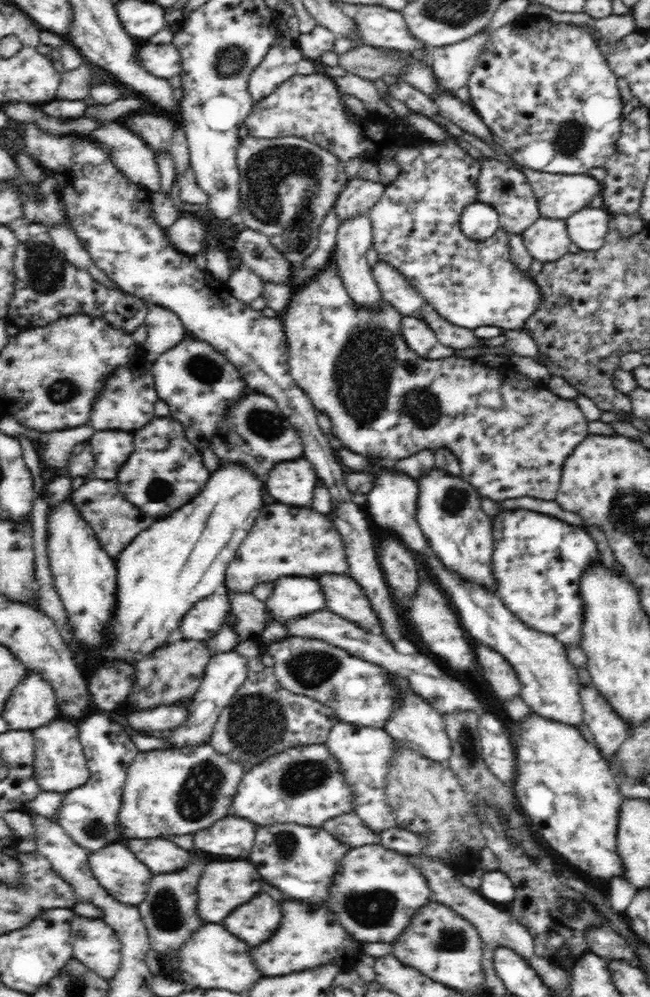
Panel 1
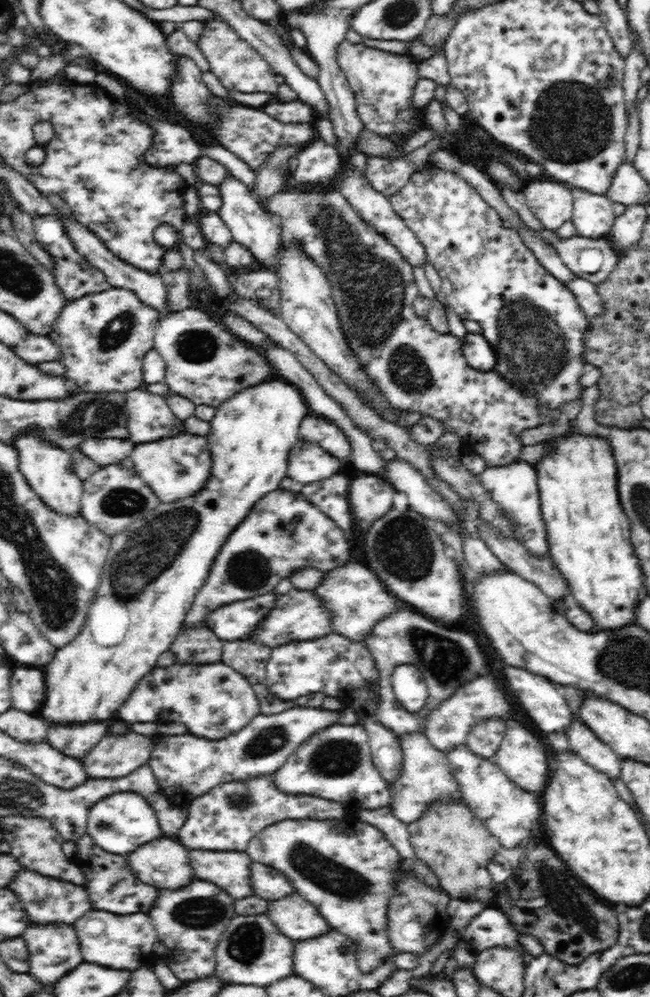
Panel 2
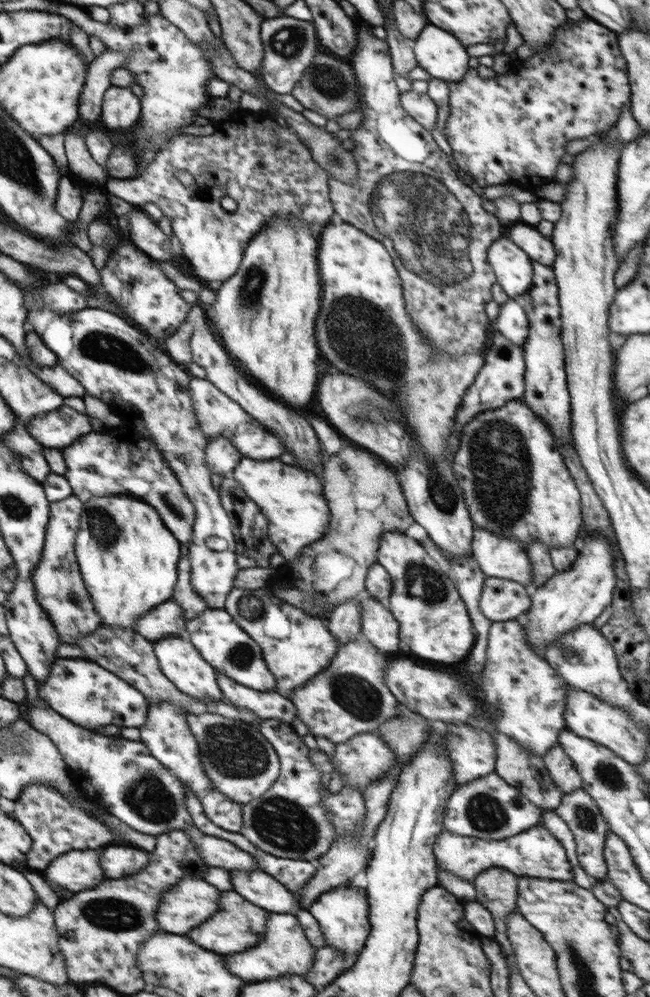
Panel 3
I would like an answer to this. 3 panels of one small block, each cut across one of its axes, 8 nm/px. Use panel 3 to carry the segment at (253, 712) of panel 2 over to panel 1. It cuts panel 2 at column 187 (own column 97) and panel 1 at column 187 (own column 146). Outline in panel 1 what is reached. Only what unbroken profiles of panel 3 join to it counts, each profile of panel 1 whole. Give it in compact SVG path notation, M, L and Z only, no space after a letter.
M191 699L163 705L142 711L128 712L126 715L129 726L144 733L163 733L186 722L190 711Z

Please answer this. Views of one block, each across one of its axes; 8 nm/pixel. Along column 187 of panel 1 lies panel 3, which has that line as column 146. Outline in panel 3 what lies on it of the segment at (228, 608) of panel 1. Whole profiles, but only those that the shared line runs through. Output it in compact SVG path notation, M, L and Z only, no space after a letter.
M169 599L136 620L132 630L150 641L156 641L166 636L185 635L186 624L183 608L178 601Z

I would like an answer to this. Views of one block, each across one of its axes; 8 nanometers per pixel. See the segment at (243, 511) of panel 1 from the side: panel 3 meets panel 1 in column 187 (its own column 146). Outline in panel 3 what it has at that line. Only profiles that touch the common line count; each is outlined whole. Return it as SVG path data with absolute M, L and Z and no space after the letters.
M119 495L87 501L78 538L74 543L75 556L86 590L91 594L100 618L104 616L104 626L132 629L136 620L172 599L178 586L178 565L182 554L180 545L179 539L167 527L158 510L138 498Z

